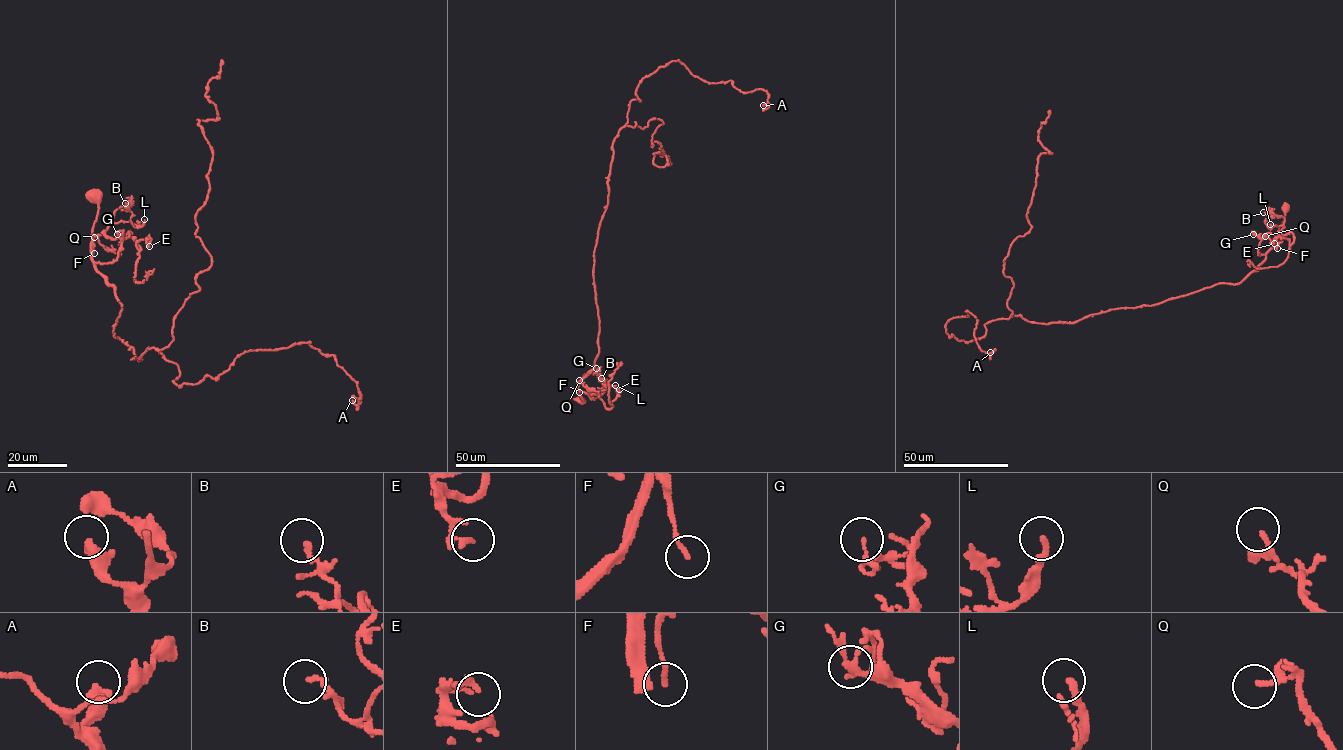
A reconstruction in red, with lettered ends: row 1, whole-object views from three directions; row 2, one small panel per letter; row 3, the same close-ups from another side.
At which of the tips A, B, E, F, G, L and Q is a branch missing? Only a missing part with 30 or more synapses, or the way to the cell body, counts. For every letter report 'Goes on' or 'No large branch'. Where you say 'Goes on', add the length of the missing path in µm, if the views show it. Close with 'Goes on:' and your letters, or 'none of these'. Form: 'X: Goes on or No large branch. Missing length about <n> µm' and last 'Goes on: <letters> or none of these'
A: No large branch
B: No large branch
E: No large branch
F: No large branch
G: No large branch
L: No large branch
Q: No large branch
Goes on: none of these

